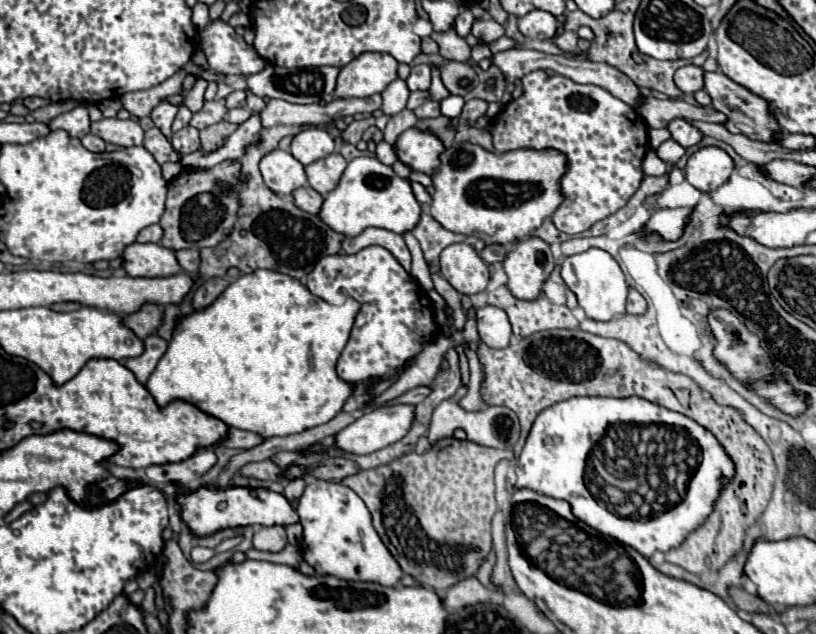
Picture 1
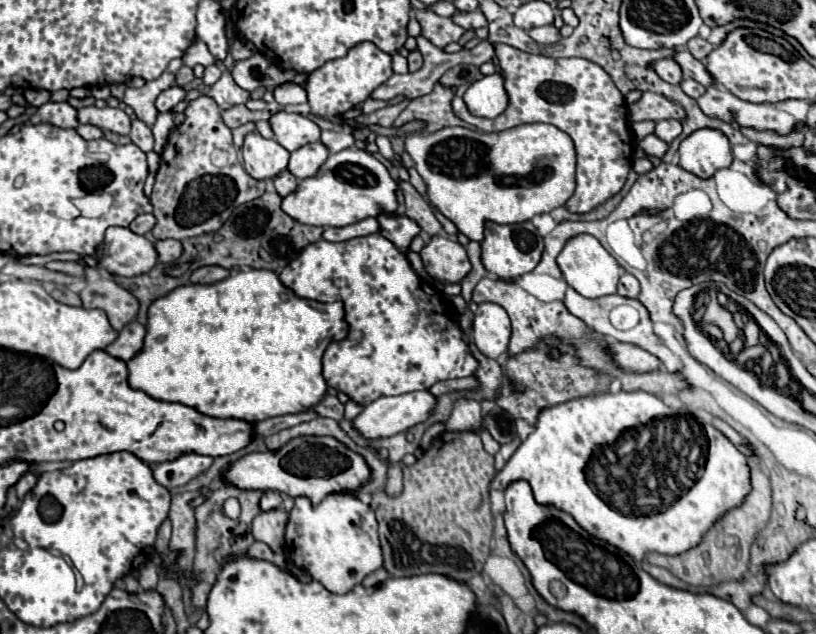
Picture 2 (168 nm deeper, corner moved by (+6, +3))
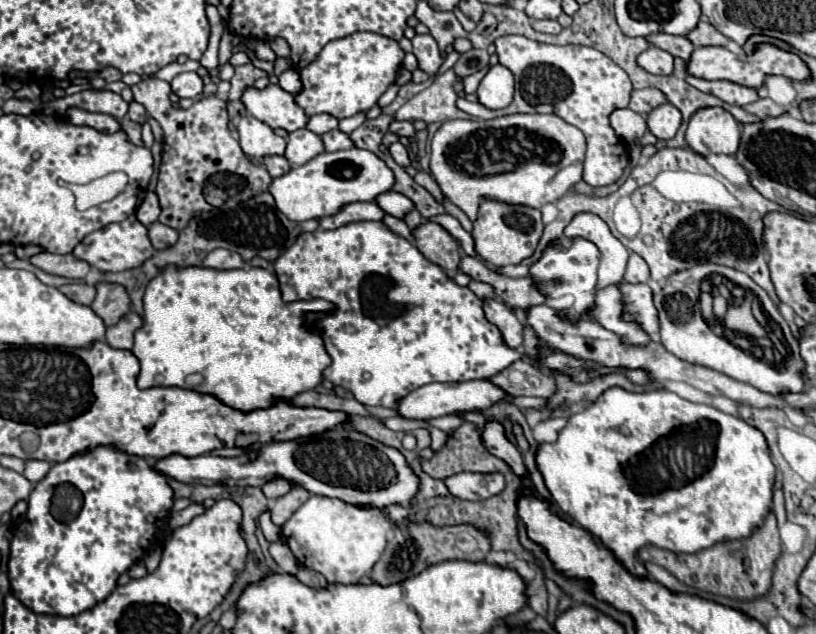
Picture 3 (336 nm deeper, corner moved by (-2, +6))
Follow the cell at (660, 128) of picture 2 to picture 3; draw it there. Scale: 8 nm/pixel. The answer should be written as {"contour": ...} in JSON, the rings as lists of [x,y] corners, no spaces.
{"contour":[[[669,103],[659,105],[647,115],[647,127],[657,139],[675,137],[679,125],[681,125],[681,111],[677,111],[677,107]]]}

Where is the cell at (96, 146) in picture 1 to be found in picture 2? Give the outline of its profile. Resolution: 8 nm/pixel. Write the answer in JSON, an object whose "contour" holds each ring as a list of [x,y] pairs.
{"contour":[[[79,124],[77,126],[77,132],[85,138],[85,140],[97,140],[97,138],[103,138],[103,130],[93,126],[93,124]]]}

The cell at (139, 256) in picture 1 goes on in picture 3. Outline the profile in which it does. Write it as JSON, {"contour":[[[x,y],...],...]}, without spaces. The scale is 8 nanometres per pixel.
{"contour":[[[135,213],[131,217],[127,217],[123,223],[111,223],[91,235],[87,235],[73,251],[75,257],[87,261],[93,267],[99,267],[101,271],[127,271],[129,267],[139,267],[145,259],[149,259],[155,253],[149,235],[147,235],[147,227],[137,223]]]}

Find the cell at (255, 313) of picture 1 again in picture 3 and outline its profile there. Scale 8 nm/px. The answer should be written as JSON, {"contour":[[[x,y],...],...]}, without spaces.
{"contour":[[[165,267],[147,285],[143,305],[143,327],[135,333],[135,345],[131,349],[141,363],[137,377],[139,389],[185,387],[187,375],[201,373],[205,377],[205,383],[199,387],[201,393],[217,397],[227,407],[249,413],[315,389],[323,381],[325,367],[331,363],[325,351],[323,331],[307,327],[307,313],[331,313],[335,305],[325,299],[285,303],[281,299],[277,275],[267,269],[247,267],[217,271],[207,267]]]}

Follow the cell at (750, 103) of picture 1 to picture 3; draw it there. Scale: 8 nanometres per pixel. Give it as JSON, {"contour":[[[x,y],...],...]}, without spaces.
{"contour":[[[657,33],[657,35],[649,35],[647,39],[649,39],[653,45],[657,45],[659,49],[671,53],[673,57],[681,57],[685,63],[689,61],[689,55],[695,51],[693,43],[689,43],[687,37],[675,37],[675,35]]]}

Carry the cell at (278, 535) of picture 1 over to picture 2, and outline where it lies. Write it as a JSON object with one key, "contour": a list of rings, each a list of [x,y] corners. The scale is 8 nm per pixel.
{"contour":[[[283,506],[257,514],[253,520],[255,540],[265,542],[275,554],[281,554],[285,540],[285,522],[287,522],[287,512],[283,510]]]}

